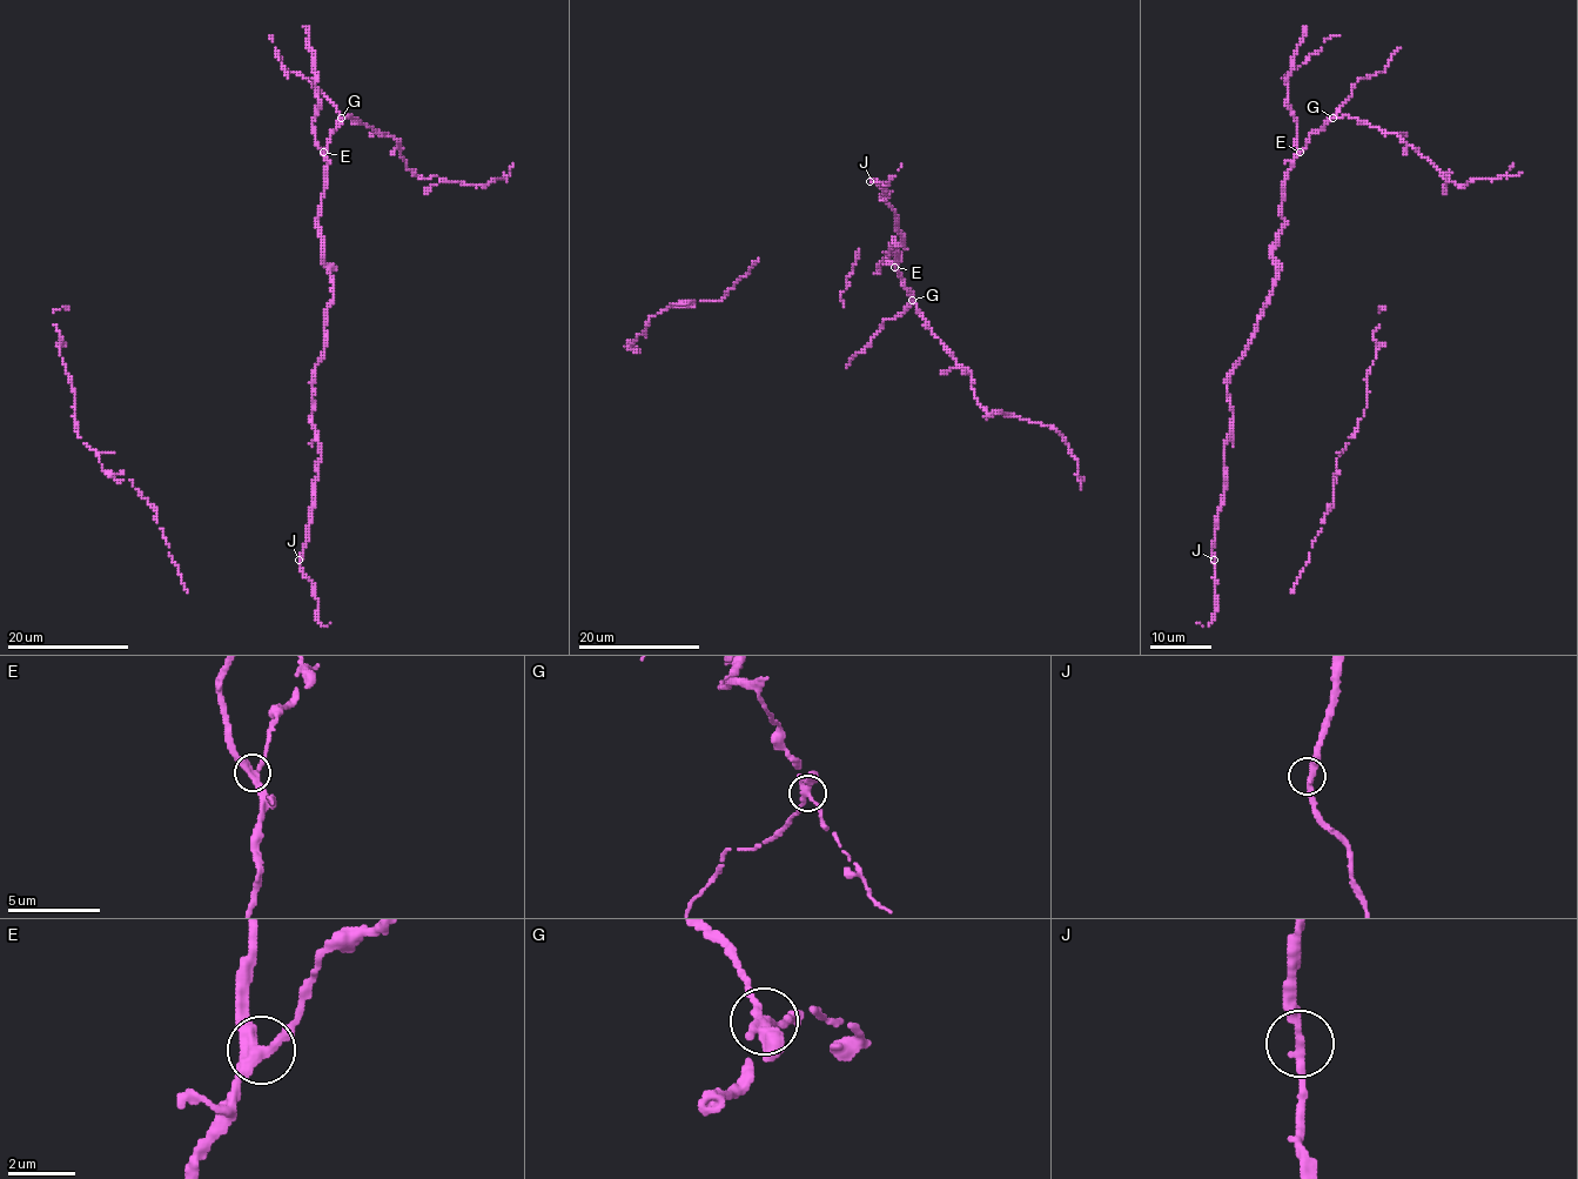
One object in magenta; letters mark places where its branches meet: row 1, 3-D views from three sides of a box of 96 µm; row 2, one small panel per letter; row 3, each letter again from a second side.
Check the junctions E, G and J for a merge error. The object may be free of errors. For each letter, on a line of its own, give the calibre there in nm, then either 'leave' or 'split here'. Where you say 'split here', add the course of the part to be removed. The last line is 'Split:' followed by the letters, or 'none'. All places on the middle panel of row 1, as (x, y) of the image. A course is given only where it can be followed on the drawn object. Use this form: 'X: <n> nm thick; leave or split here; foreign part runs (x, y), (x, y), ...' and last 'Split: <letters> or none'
E: 340 nm thick; leave
G: 280 nm thick; split here
J: 280 nm thick; leave
Split: G

